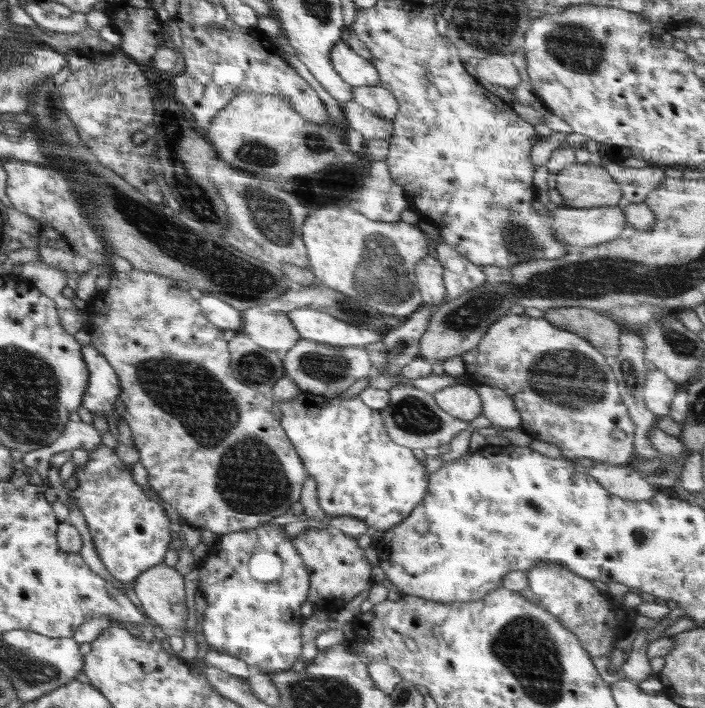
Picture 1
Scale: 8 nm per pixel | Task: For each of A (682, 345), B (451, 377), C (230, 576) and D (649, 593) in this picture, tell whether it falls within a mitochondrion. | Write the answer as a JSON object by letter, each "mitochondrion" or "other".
{"A":"mitochondrion","B":"other","C":"other","D":"other"}

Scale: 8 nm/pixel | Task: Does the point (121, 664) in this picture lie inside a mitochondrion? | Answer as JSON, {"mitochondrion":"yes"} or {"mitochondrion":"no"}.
{"mitochondrion":"no"}

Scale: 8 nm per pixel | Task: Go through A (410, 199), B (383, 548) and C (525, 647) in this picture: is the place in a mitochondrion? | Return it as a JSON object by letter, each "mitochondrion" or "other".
{"A":"other","B":"other","C":"mitochondrion"}

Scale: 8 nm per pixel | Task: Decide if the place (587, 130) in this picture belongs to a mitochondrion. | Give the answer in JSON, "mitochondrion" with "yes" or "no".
{"mitochondrion":"no"}

